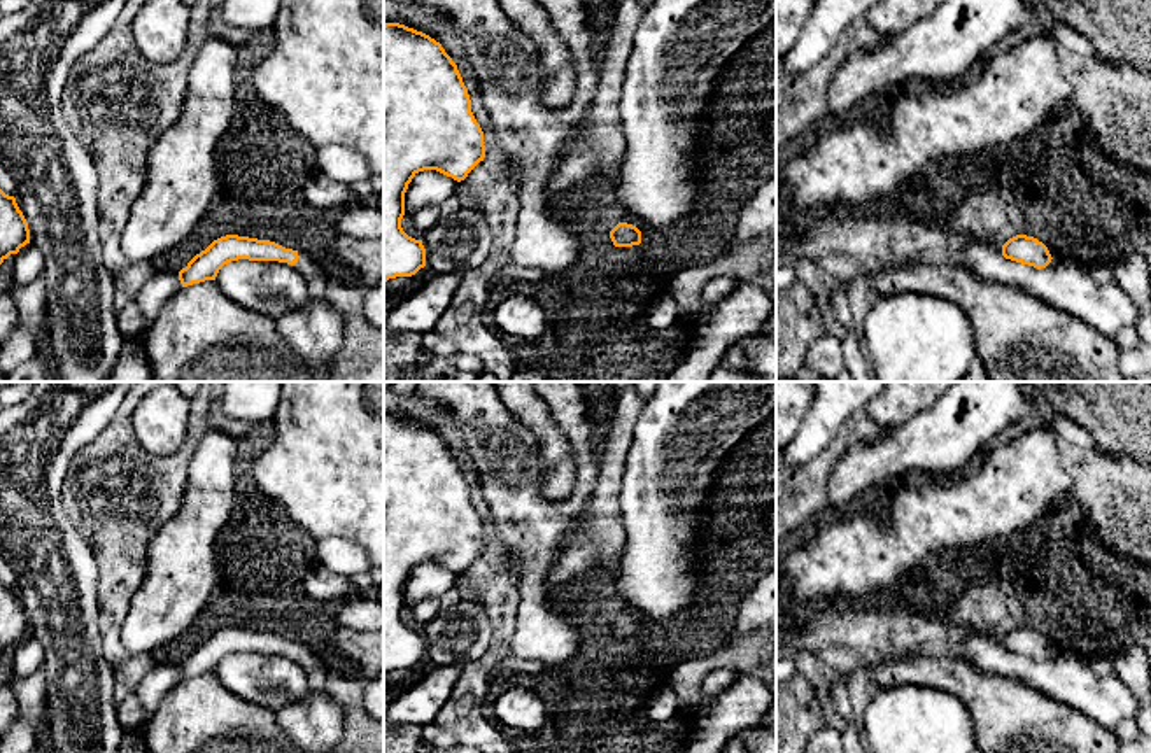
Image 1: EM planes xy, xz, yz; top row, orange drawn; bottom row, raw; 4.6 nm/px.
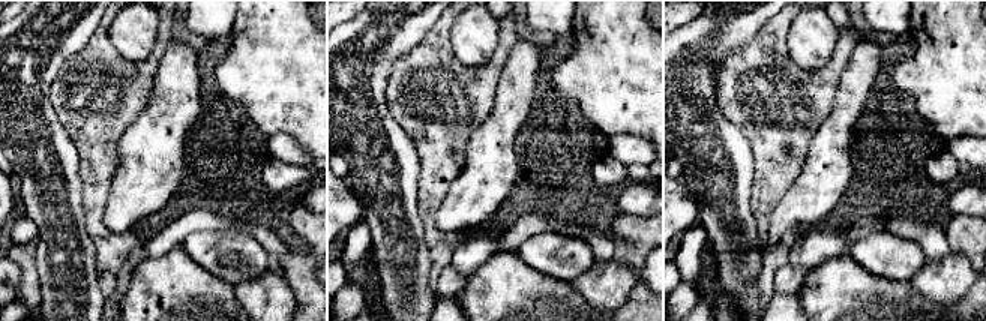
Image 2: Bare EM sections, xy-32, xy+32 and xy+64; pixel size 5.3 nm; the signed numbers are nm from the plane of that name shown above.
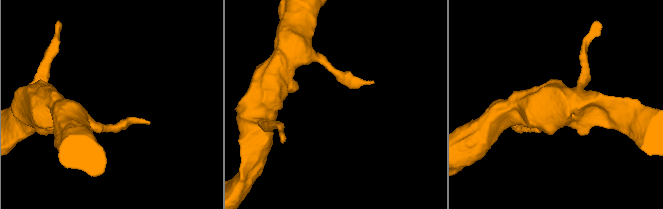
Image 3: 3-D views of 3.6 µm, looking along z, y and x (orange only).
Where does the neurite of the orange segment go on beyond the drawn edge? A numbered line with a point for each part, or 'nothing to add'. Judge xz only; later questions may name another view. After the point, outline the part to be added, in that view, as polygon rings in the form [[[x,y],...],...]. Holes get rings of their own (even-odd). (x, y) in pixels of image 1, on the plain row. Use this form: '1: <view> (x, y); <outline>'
nothing to add

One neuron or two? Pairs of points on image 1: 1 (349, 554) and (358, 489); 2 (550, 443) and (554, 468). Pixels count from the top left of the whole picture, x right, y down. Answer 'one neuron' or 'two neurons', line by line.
1: two neurons
2: one neuron

